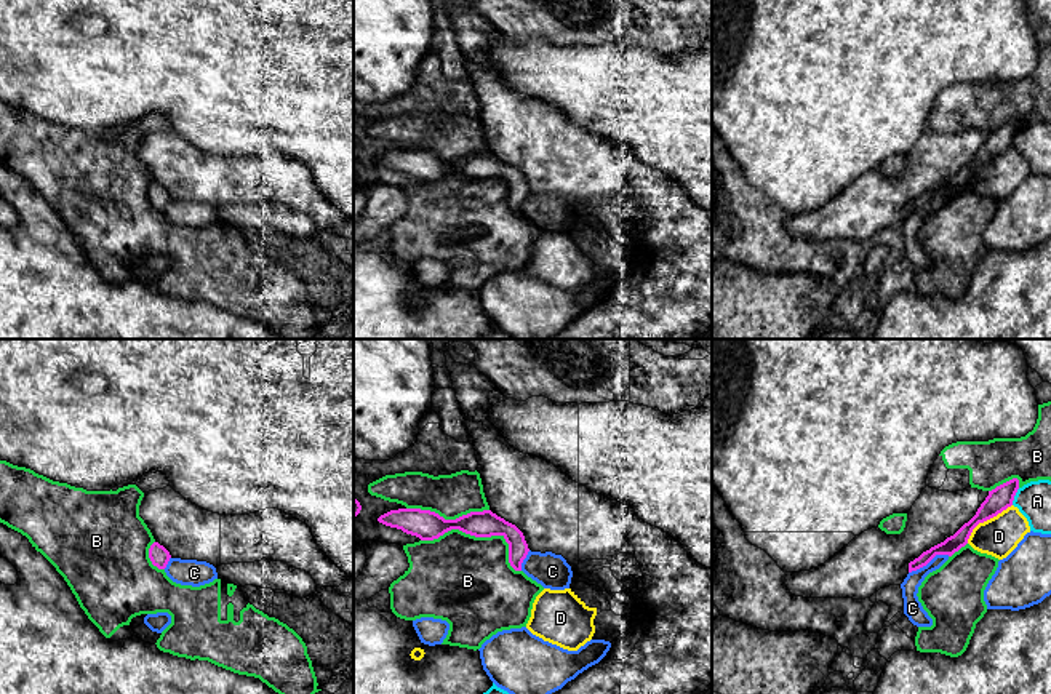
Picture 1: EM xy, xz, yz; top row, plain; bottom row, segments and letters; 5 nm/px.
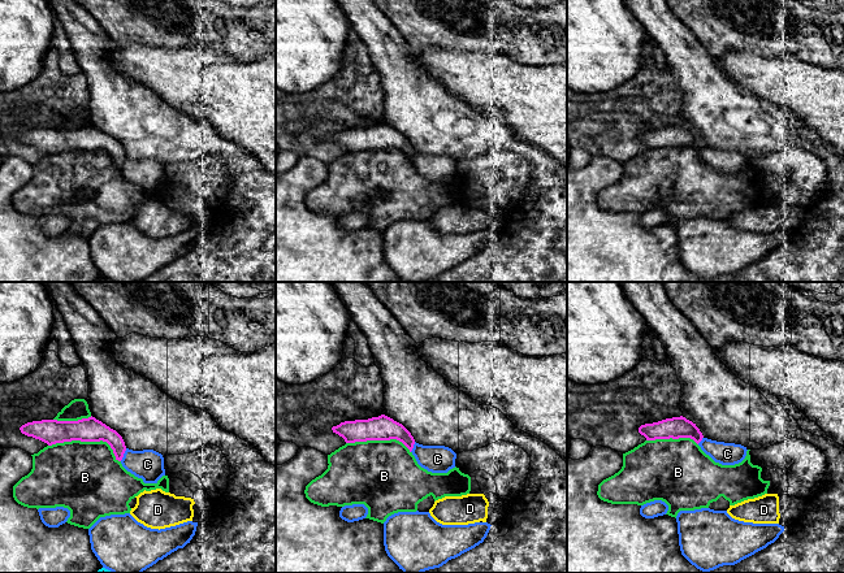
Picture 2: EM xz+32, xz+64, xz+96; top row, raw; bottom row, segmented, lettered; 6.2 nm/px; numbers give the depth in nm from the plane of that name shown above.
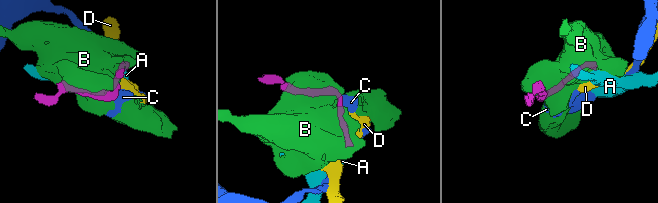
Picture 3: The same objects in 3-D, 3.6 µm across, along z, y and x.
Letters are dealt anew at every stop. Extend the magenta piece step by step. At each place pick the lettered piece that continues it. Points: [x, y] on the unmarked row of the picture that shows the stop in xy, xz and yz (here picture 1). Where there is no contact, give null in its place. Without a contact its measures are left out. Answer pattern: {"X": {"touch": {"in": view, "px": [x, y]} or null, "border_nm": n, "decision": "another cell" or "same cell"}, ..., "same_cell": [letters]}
{"A": {"touch": {"in": "yz", "px": [1015, 136]}, "border_nm": 100, "decision": "another cell"}, "B": {"touch": {"in": "xz", "px": [480, 178]}, "border_nm": 550, "decision": "another cell"}, "C": {"touch": {"in": "yz", "px": [928, 203]}, "border_nm": 220, "decision": "another cell"}, "D": {"touch": {"in": "yz", "px": [986, 162]}, "border_nm": 300, "decision": "another cell"}, "same_cell": []}

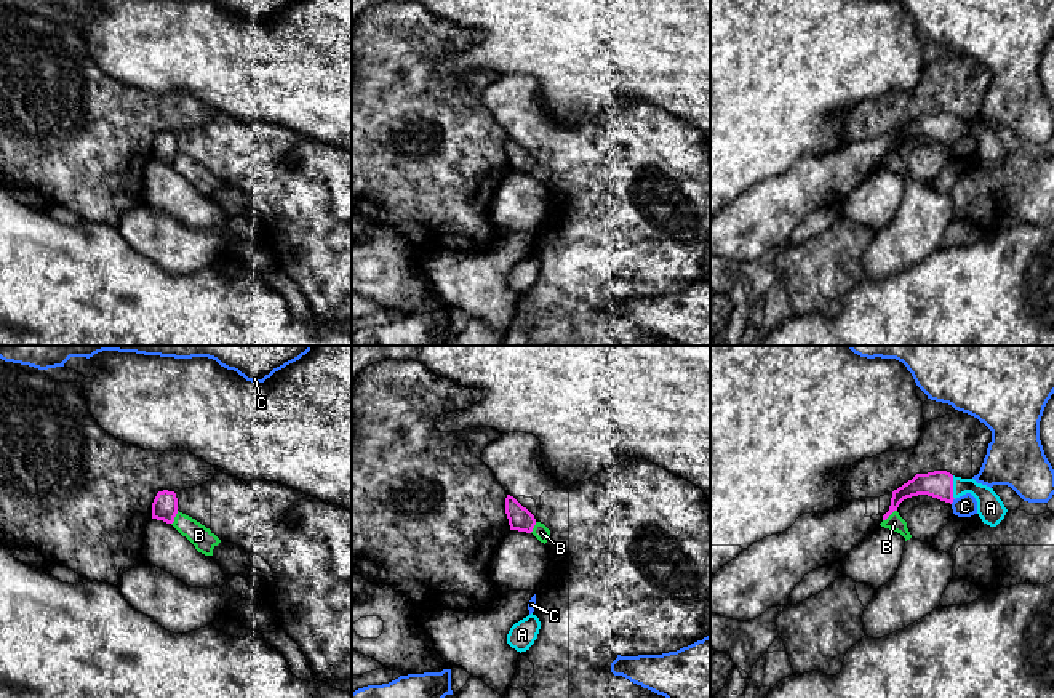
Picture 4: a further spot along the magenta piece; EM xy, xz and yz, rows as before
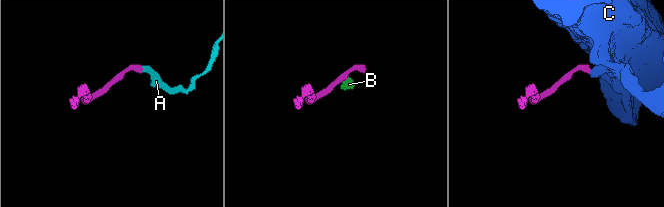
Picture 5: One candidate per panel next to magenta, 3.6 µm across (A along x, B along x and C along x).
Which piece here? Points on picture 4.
{"A": {"touch": {"in": "yz", "px": [952, 128]}, "border_nm": 120, "decision": "same cell"}, "B": {"touch": {"in": "yz", "px": [890, 156]}, "border_nm": 90, "decision": "another cell"}, "C": {"touch": {"in": "yz", "px": [952, 143]}, "border_nm": 40, "decision": "another cell"}, "same_cell": ["A"]}

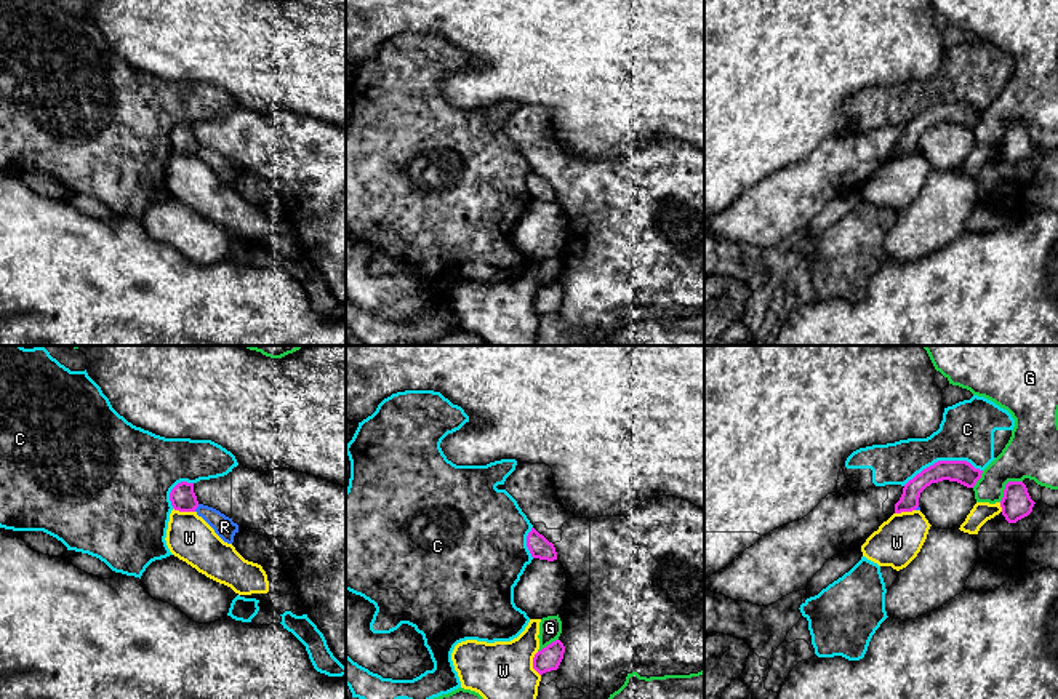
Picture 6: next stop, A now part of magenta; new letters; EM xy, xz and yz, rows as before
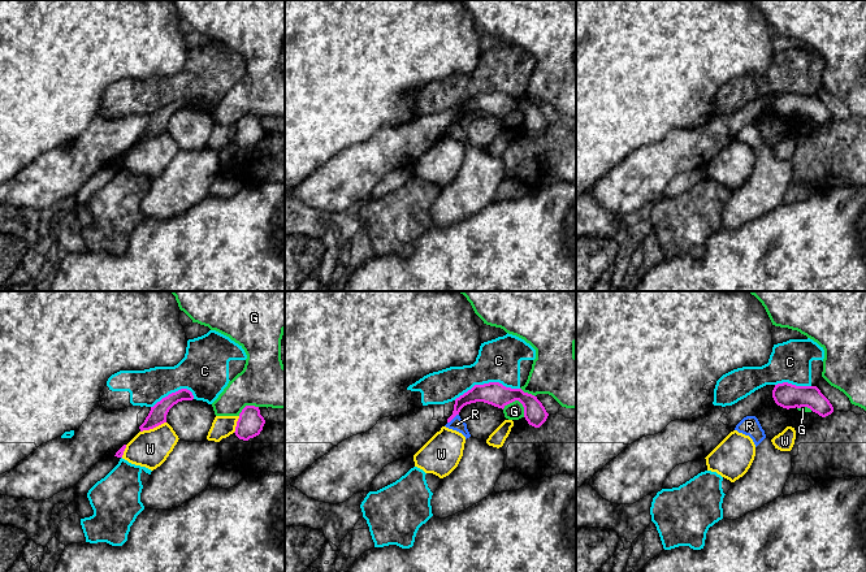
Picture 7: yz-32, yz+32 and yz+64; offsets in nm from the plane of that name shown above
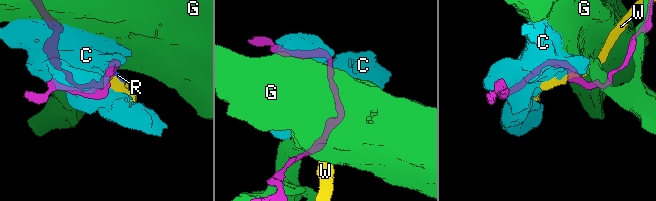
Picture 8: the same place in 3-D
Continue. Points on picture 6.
{"C": {"touch": {"in": "yz", "px": [941, 103]}, "border_nm": 400, "decision": "another cell"}, "G": {"touch": {"in": "yz", "px": [1005, 127]}, "border_nm": 160, "decision": "another cell"}, "R": {"touch": {"in": "xy", "px": [197, 147]}, "border_nm": 50, "decision": "another cell"}, "W": {"touch": {"in": "xz", "px": [533, 306]}, "border_nm": 130, "decision": "another cell"}, "same_cell": []}

